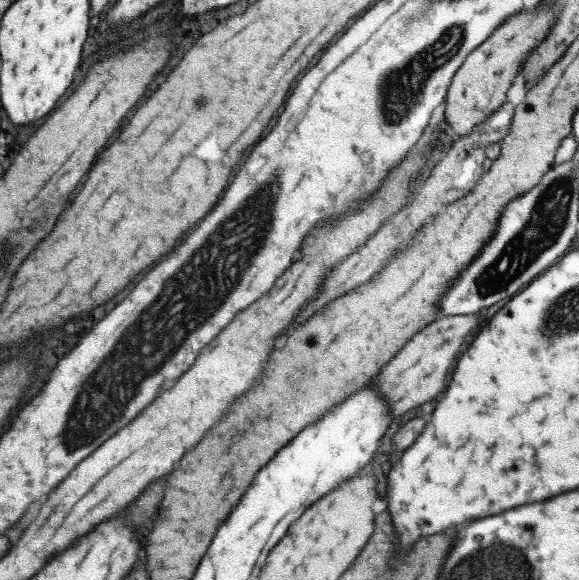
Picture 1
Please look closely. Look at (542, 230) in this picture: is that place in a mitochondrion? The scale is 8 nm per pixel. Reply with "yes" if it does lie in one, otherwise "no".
yes

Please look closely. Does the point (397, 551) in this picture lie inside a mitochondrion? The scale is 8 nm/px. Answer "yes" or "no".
no

